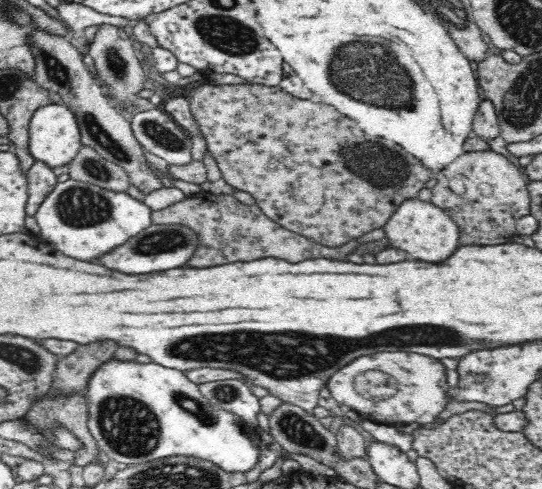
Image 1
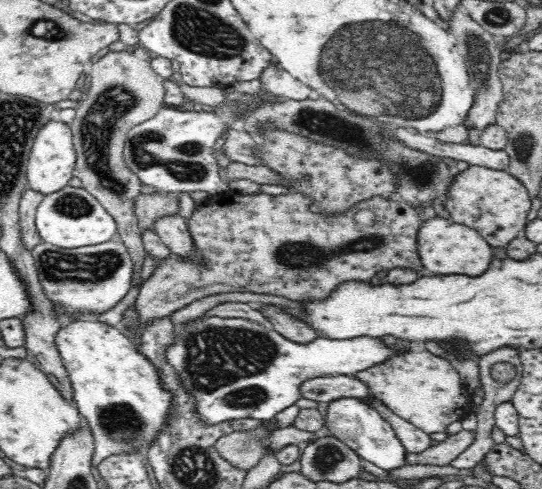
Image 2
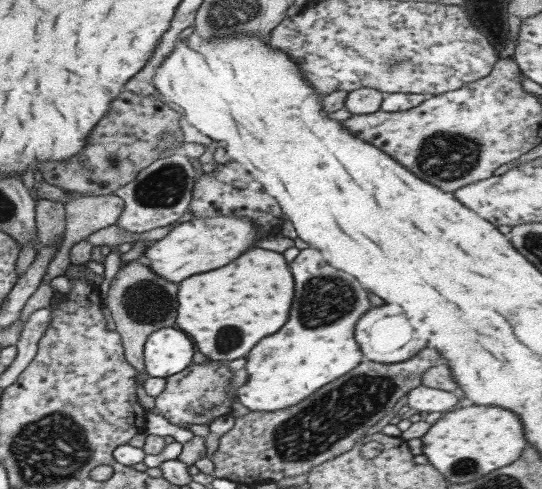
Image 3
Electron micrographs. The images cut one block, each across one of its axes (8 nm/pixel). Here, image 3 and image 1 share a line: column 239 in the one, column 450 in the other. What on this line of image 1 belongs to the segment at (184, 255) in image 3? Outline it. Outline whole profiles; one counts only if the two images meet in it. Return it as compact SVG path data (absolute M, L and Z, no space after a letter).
M418 198L400 203L382 230L385 234L385 245L410 252L412 258L426 260L426 262L440 262L440 260L448 258L459 244L456 240L459 240L460 231L455 219L446 214L439 206Z

